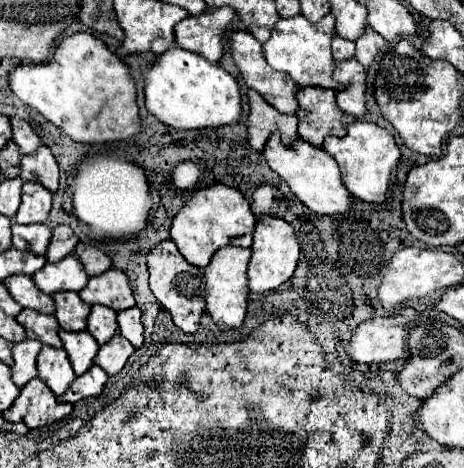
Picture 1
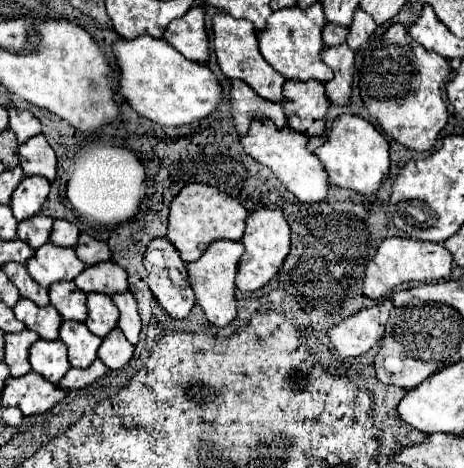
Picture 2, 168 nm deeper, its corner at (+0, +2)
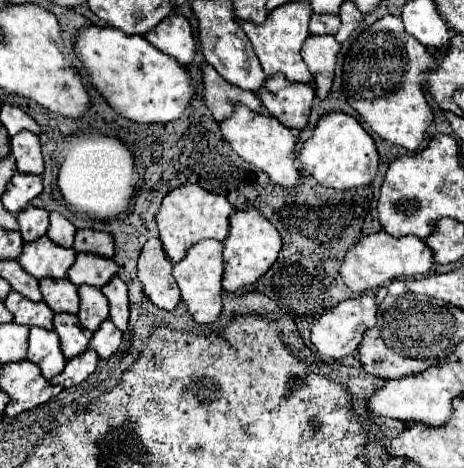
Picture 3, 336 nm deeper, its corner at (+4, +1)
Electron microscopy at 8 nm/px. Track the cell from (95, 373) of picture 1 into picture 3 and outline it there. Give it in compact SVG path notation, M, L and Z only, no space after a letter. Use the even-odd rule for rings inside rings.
M85 350L79 358L73 358L67 362L65 370L61 374L57 374L51 384L59 384L63 388L71 388L81 384L89 374L93 374L93 370L97 368L99 356L93 350Z

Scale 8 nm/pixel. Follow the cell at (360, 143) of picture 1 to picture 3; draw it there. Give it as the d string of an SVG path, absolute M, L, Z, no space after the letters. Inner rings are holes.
M331 112L317 122L313 136L299 152L299 162L301 168L311 174L319 184L335 190L347 190L363 188L373 182L373 178L377 176L379 154L371 134L361 126L357 118L343 112Z

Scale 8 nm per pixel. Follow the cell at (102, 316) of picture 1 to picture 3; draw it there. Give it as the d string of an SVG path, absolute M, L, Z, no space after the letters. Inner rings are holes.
M81 286L79 298L81 298L81 310L77 316L83 328L95 332L99 324L109 318L109 302L103 296L103 292L95 286Z

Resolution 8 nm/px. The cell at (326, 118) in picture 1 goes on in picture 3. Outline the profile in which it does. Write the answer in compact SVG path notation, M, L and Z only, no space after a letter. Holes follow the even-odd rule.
M283 74L267 78L263 90L257 94L263 106L287 128L303 130L311 116L315 90L309 84L289 82Z

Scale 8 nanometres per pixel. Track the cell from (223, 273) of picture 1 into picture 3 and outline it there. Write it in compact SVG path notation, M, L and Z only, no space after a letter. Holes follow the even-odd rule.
M203 240L197 242L189 252L187 258L173 266L173 276L181 288L183 300L189 306L195 322L215 322L223 308L221 302L221 274L223 274L223 242L217 240Z

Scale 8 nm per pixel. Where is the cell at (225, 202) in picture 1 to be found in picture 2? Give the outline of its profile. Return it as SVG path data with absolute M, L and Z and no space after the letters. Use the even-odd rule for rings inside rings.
M189 183L175 195L175 199L169 205L167 239L175 245L181 259L185 263L191 263L197 261L203 255L203 251L209 247L209 243L215 239L239 241L245 233L245 219L247 219L247 211L241 207L241 203L235 197L221 193L211 185Z

